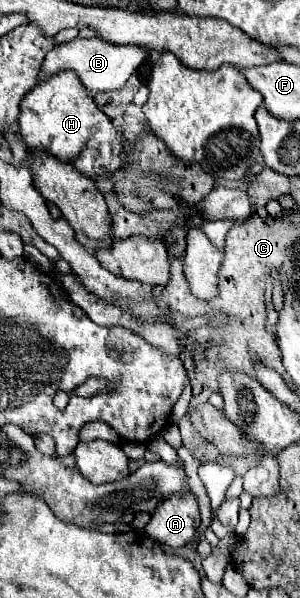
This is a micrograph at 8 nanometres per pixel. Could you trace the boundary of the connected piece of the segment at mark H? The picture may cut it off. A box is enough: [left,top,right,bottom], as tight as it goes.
[20,71,126,179]

